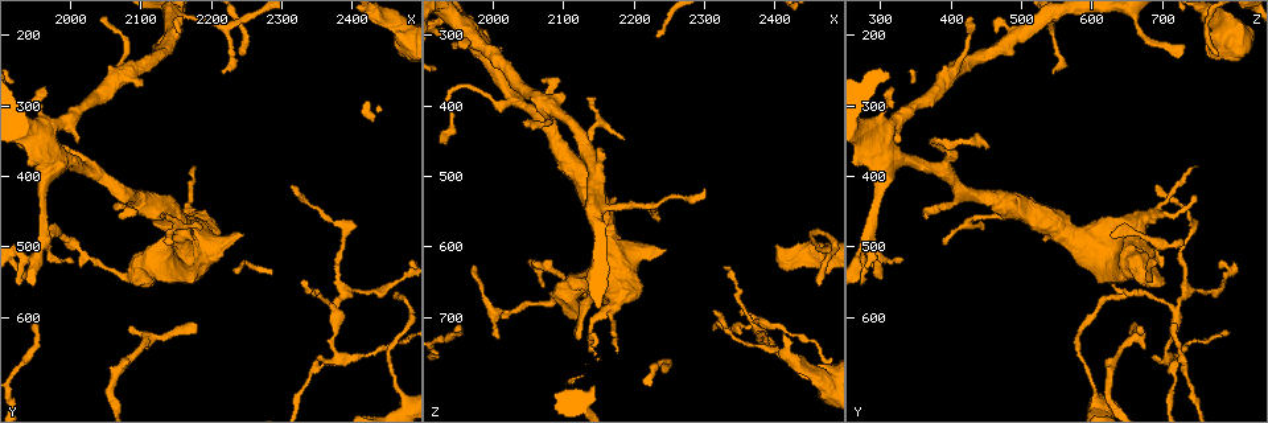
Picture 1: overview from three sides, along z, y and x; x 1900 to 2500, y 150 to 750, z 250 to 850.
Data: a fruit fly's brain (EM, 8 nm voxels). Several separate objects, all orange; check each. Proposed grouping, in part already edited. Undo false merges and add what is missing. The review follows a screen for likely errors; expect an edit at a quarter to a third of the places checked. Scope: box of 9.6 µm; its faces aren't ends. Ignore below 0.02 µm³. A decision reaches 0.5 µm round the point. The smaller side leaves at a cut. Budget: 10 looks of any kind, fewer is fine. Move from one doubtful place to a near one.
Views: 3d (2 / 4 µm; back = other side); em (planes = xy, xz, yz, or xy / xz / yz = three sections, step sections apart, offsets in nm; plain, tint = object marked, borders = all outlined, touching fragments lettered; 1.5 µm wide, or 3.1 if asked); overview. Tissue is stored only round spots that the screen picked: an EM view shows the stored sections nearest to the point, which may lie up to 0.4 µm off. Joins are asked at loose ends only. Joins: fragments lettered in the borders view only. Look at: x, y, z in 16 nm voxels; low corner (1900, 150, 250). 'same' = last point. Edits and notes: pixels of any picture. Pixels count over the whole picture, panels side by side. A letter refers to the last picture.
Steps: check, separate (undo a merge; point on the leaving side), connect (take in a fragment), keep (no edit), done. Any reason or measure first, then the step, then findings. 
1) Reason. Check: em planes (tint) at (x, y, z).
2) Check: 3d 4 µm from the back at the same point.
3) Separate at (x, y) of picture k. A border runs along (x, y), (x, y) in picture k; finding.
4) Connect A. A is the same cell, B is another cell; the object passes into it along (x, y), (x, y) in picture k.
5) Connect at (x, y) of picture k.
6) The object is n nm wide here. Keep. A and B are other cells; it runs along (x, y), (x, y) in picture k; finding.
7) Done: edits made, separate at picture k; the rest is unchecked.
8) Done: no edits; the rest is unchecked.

Branch stops here. Check: em xz step 4 (plain) at (2330, 545, 630).

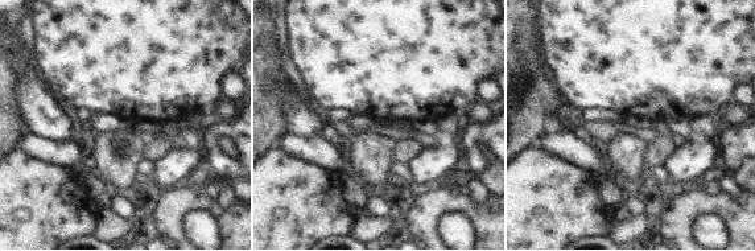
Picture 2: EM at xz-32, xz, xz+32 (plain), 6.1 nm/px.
Check: em xz step 4 (borders) at the same point.

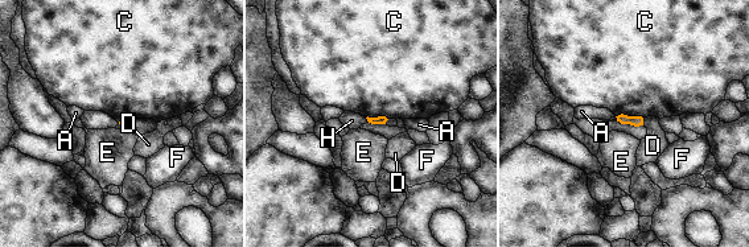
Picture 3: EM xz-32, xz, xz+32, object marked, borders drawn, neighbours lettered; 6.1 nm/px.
The longest contact is with C, 170 nm. Keep. A, C, D, E, F and H are other cells; none of them fits.

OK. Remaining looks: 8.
An open end. Check: 3d 4 µm at (2175, 615, 660).

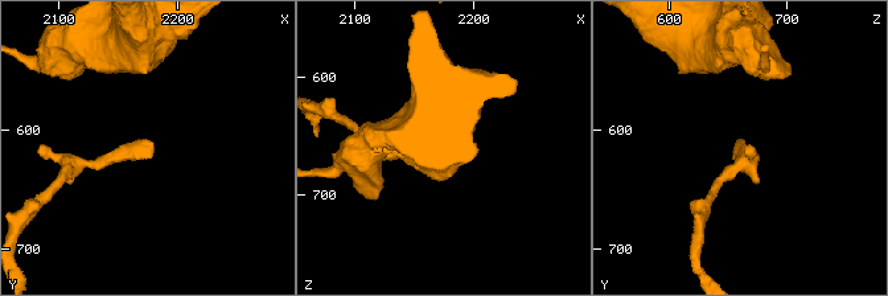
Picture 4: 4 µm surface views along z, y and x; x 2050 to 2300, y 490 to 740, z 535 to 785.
Check: em planes (borders) at (2182, 612, 656).

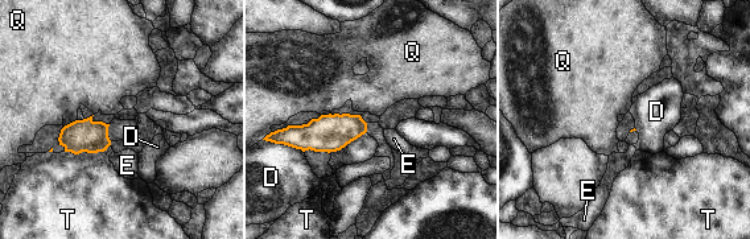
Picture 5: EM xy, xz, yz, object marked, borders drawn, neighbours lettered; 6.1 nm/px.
Keep. D, E, Q and T are other cells; none of them fits.

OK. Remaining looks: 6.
Tapers out. Check: em planes (tint) at (2185, 480, 450).

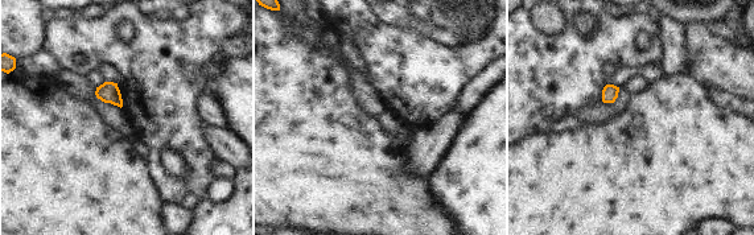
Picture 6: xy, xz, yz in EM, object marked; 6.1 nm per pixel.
Check: em planes (borders) at the same point.

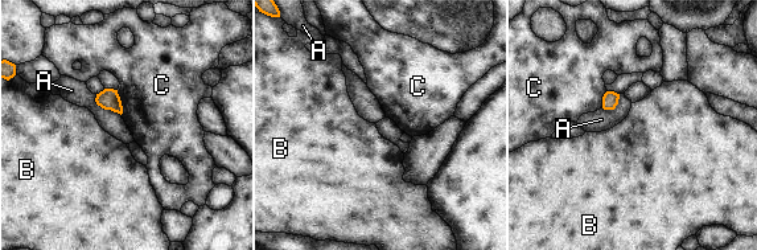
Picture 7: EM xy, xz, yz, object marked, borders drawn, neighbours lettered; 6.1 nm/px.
Keep. A, B and C are other cells; a border runs along (95, 94), (98, 105), (120, 115) in picture 7; no lettered fragment goes on from it.

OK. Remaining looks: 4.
An open end. Check: em planes (borders) at (1965, 280, 320).

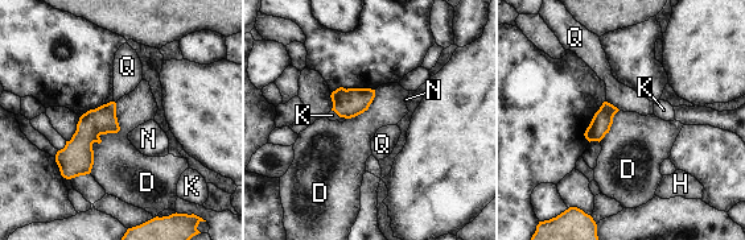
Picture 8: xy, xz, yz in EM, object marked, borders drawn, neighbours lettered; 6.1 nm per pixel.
The object is 130 nm wide here. Keep. D, H, K, N and Q are other cells; a border runs along (116, 103), (89, 173) in picture 8; none of them fits.

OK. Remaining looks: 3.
Done: no edits; the rest is unchecked.

